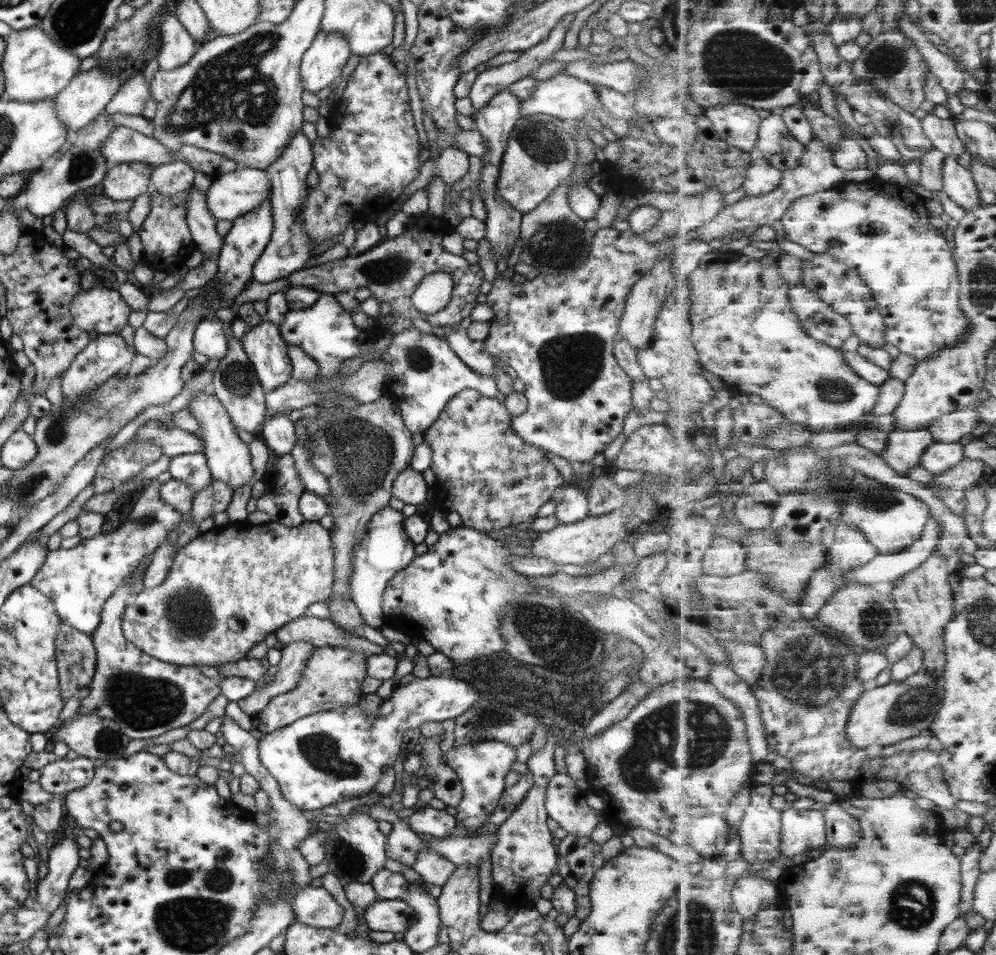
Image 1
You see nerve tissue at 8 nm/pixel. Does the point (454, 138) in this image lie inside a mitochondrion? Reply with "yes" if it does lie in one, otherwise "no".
no

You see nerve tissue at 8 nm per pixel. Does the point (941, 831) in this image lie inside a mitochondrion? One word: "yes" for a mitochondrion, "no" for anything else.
no

